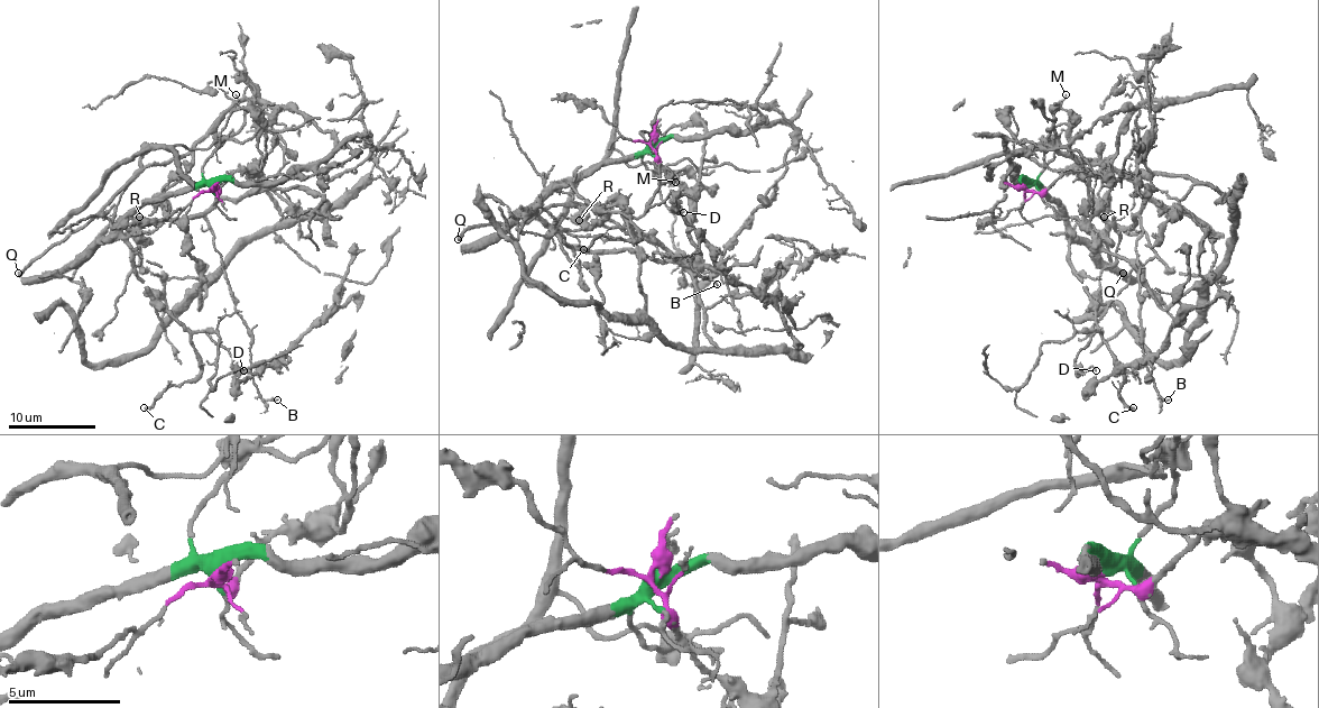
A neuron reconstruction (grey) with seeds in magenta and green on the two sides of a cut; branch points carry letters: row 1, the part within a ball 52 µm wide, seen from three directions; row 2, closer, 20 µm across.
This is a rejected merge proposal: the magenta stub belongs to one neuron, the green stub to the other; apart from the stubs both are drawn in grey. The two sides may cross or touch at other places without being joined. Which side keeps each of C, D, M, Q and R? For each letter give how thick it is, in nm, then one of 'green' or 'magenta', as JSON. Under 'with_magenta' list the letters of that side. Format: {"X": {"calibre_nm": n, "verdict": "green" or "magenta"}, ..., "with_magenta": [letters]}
{"C": {"calibre_nm": 280, "verdict": "green"}, "D": {"calibre_nm": 120, "verdict": "green"}, "M": {"calibre_nm": 100, "verdict": "green"}, "Q": {"calibre_nm": 400, "verdict": "magenta"}, "R": {"calibre_nm": 90, "verdict": "magenta"}, "with_magenta": ["Q", "R"]}

